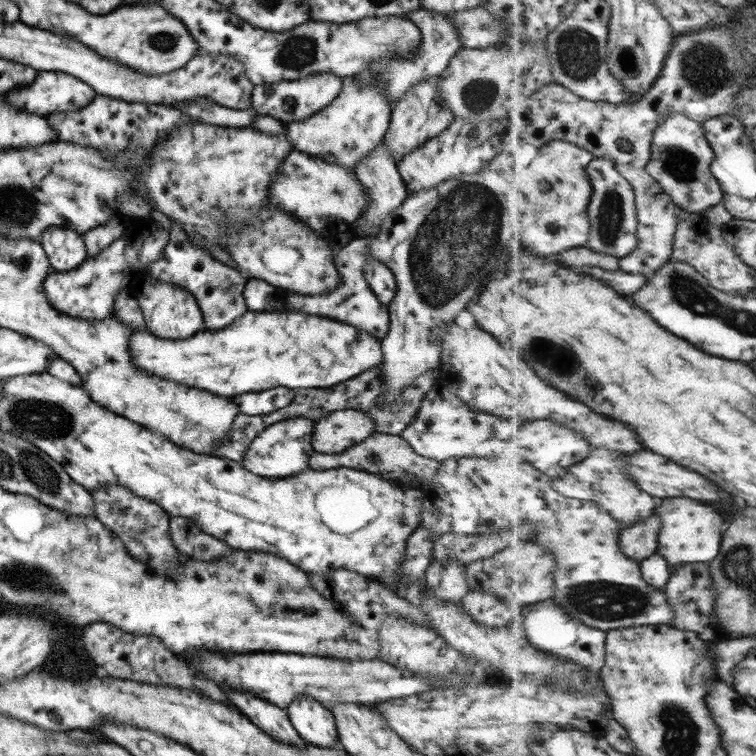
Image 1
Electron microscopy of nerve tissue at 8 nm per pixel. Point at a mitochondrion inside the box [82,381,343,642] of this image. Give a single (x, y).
(277, 583)

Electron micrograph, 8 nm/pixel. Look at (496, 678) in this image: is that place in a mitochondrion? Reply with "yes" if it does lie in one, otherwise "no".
no

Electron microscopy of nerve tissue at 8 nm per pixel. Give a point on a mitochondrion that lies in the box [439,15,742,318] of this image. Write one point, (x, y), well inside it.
(703, 67)

